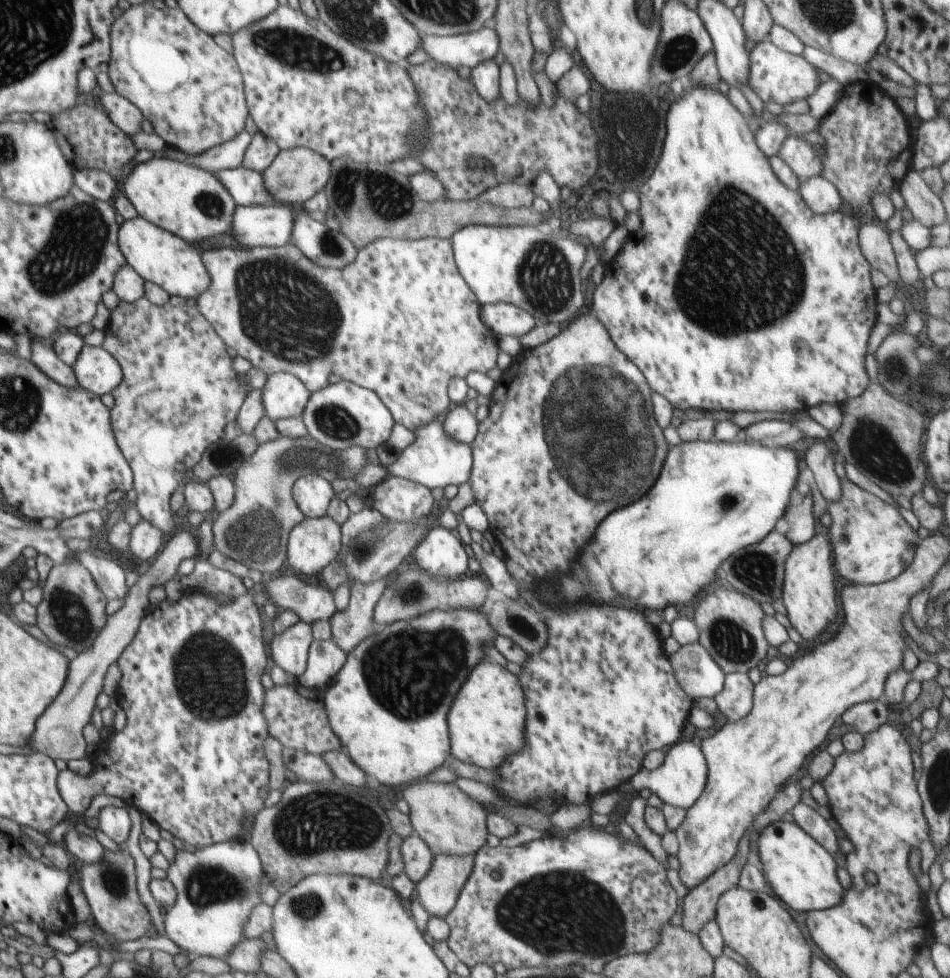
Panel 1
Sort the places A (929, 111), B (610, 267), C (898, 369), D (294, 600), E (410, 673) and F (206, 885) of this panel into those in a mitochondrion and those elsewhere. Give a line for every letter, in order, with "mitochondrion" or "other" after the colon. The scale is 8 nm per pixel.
A: other
B: other
C: mitochondrion
D: other
E: mitochondrion
F: mitochondrion

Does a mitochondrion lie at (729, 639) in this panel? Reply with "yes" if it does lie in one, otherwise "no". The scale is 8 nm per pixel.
yes

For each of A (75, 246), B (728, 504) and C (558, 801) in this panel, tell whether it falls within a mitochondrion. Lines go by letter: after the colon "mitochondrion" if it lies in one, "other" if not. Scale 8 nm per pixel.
A: mitochondrion
B: mitochondrion
C: other

